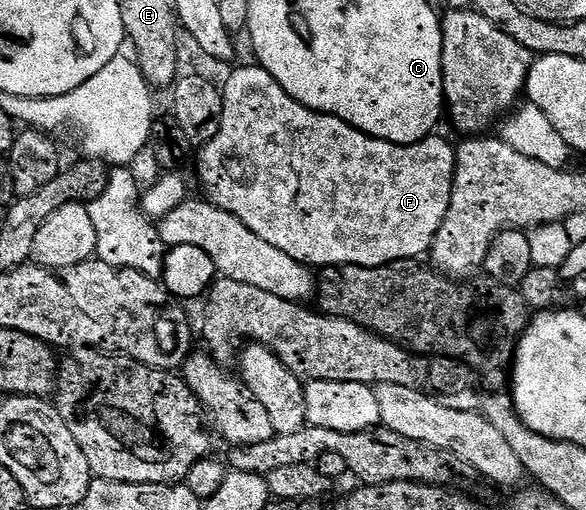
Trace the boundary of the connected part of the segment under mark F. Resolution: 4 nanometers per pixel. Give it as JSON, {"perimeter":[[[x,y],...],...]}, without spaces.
{"perimeter":[[[251,64],[252,66],[240,66],[236,71],[229,73],[222,82],[222,89],[224,92],[224,111],[222,112],[222,128],[218,128],[218,136],[214,136],[214,140],[203,143],[199,147],[200,159],[197,160],[196,166],[200,169],[200,182],[204,185],[207,201],[212,202],[216,206],[222,208],[238,216],[240,220],[252,232],[258,236],[262,236],[262,240],[266,240],[268,244],[274,244],[274,248],[281,249],[282,252],[286,252],[288,256],[294,256],[299,262],[303,262],[305,266],[309,268],[339,268],[341,266],[385,266],[391,262],[397,262],[403,258],[409,260],[419,259],[421,256],[427,255],[432,248],[432,242],[436,239],[436,233],[438,228],[442,228],[442,220],[446,220],[446,212],[450,208],[450,200],[452,199],[452,181],[454,180],[454,172],[456,171],[456,146],[453,143],[448,143],[444,138],[436,138],[437,136],[429,136],[423,138],[421,142],[415,142],[409,146],[403,146],[402,144],[394,144],[393,142],[387,142],[381,138],[375,138],[370,136],[366,132],[362,132],[358,128],[354,128],[346,120],[336,118],[332,114],[320,114],[317,110],[312,110],[309,106],[303,106],[298,100],[294,100],[294,96],[290,96],[286,92],[286,88],[282,88],[282,84],[278,84],[278,80],[274,80],[274,76],[270,76],[270,72],[266,72],[264,67],[259,64]]]}

